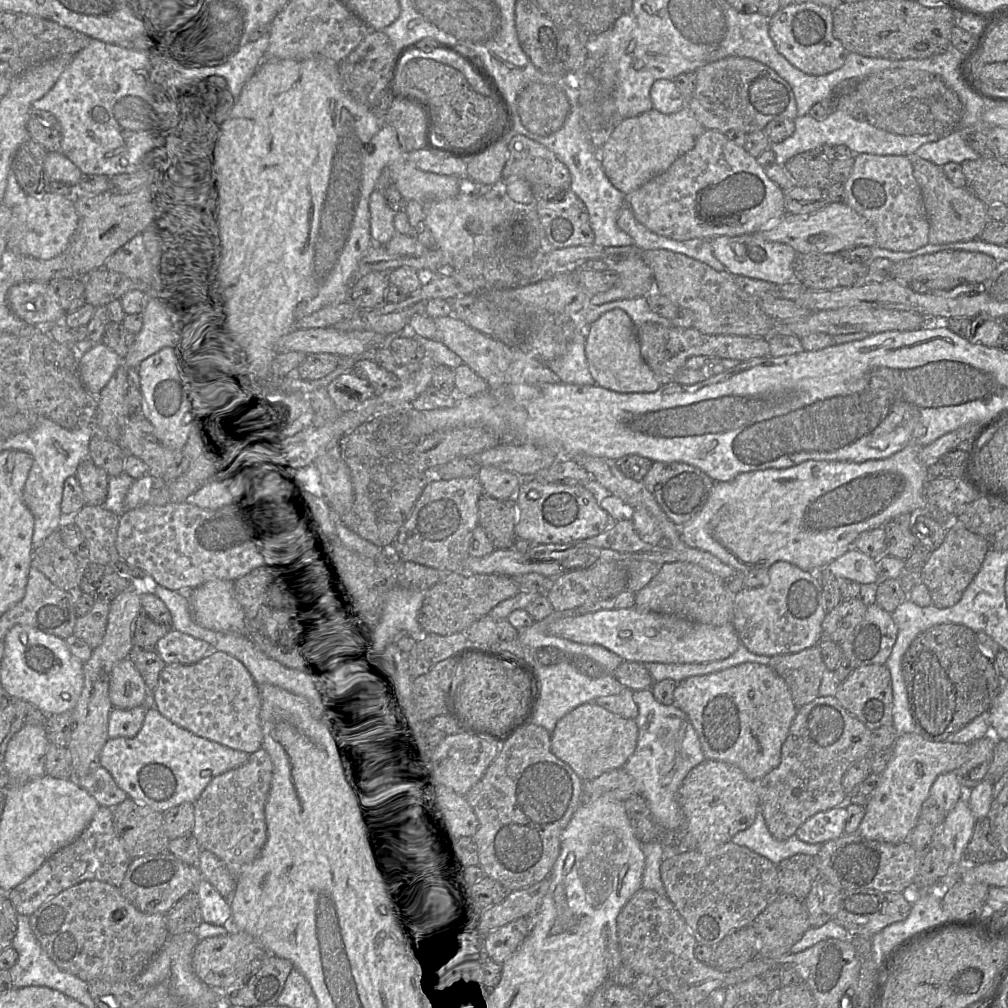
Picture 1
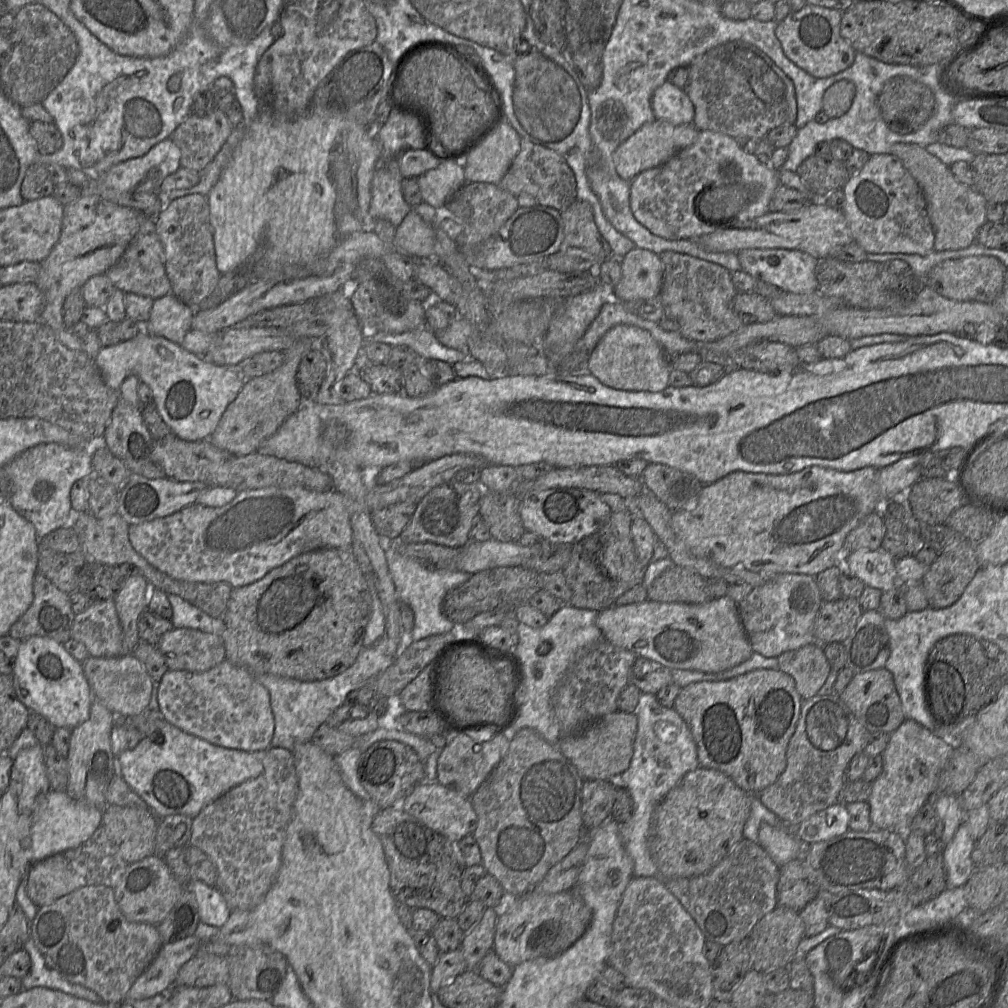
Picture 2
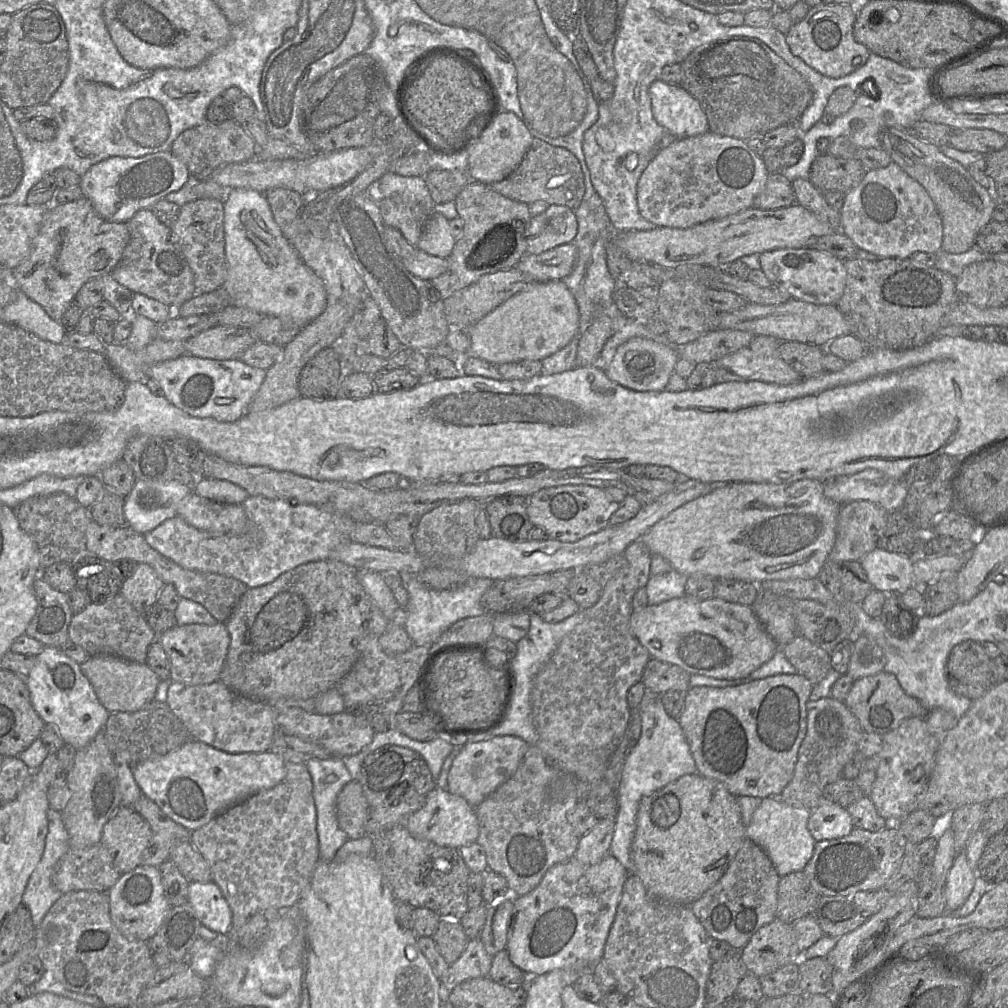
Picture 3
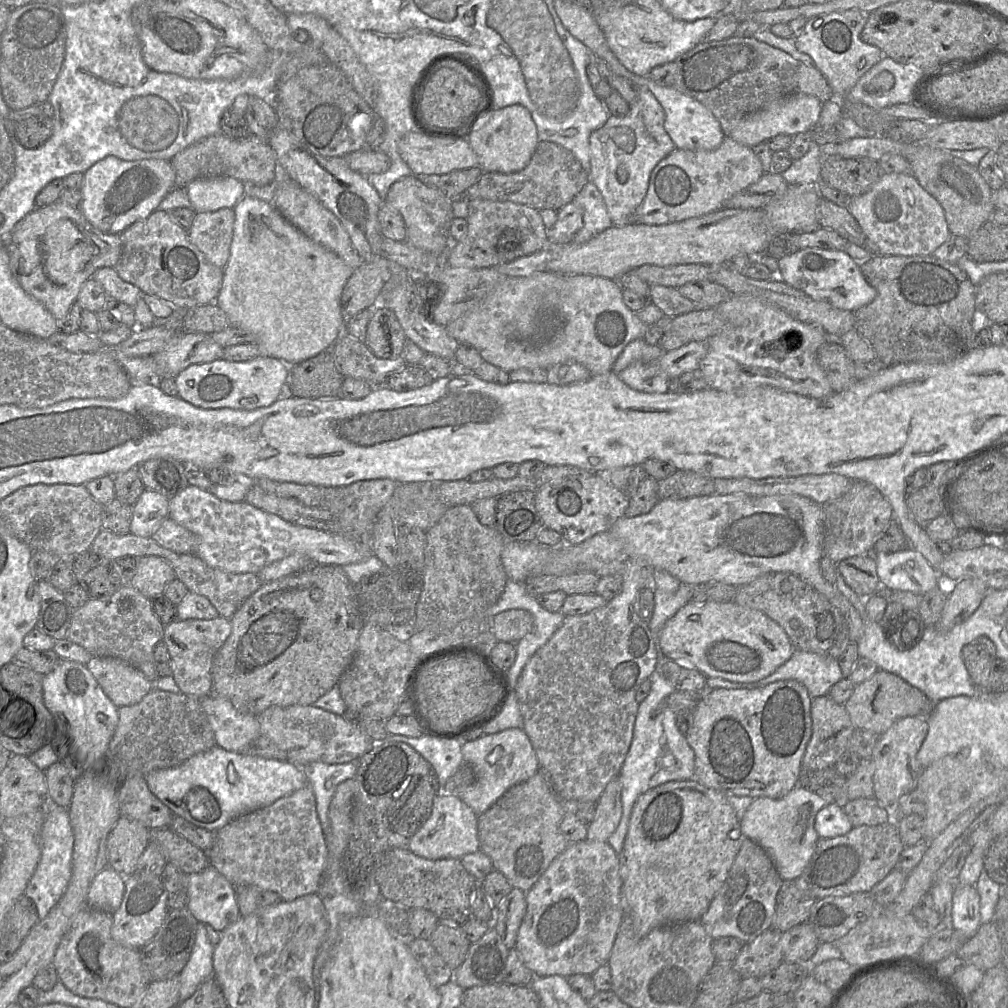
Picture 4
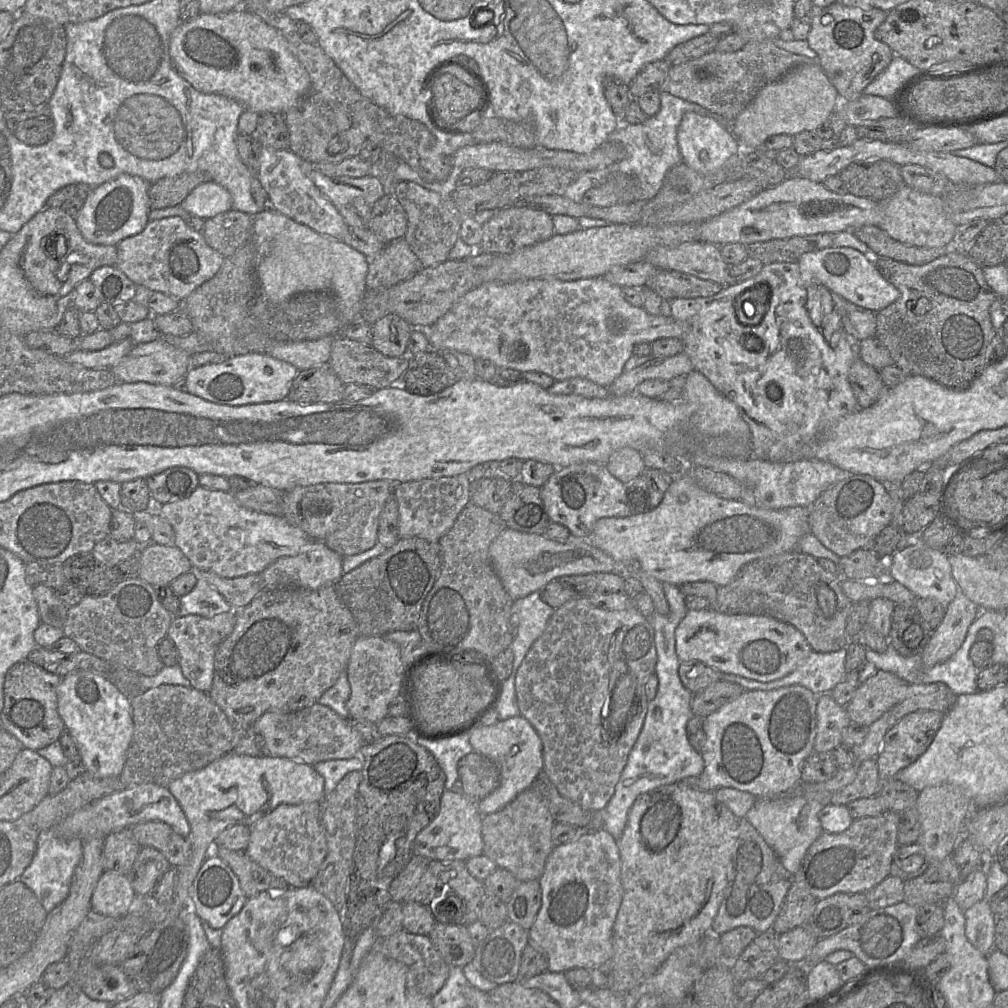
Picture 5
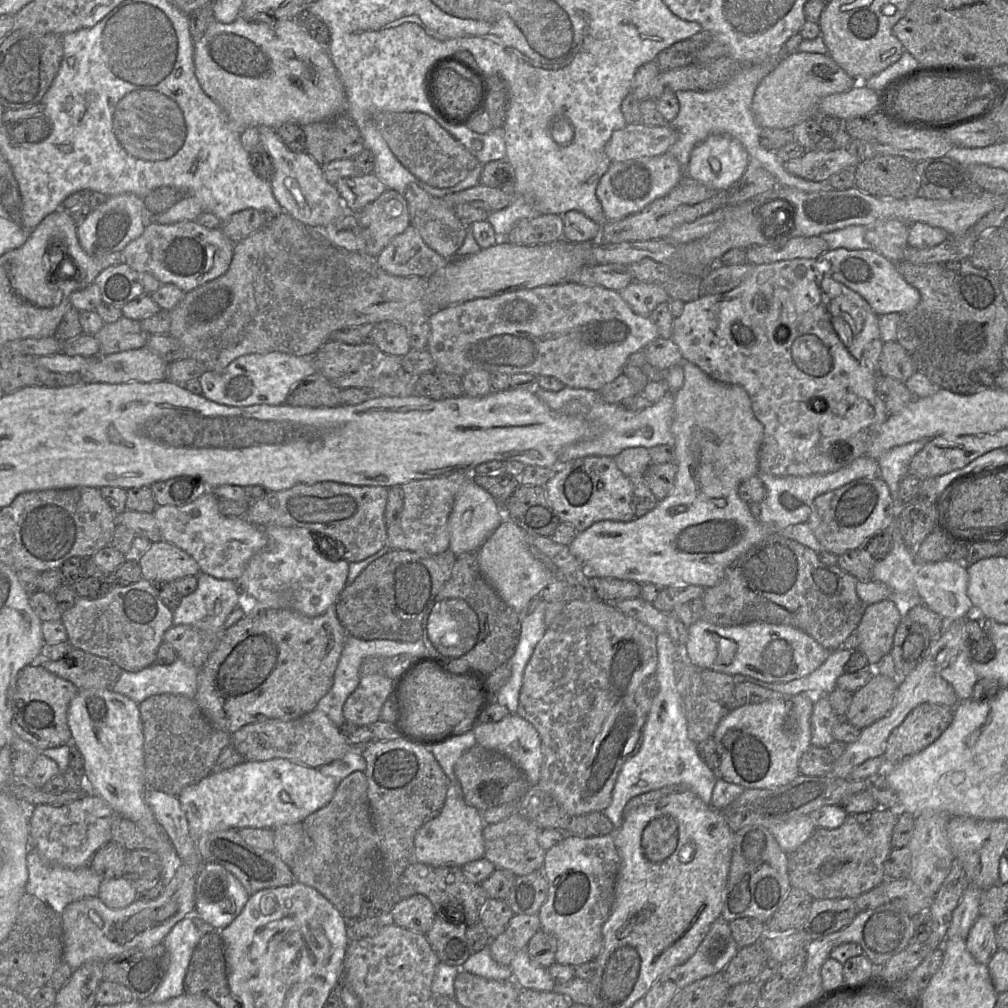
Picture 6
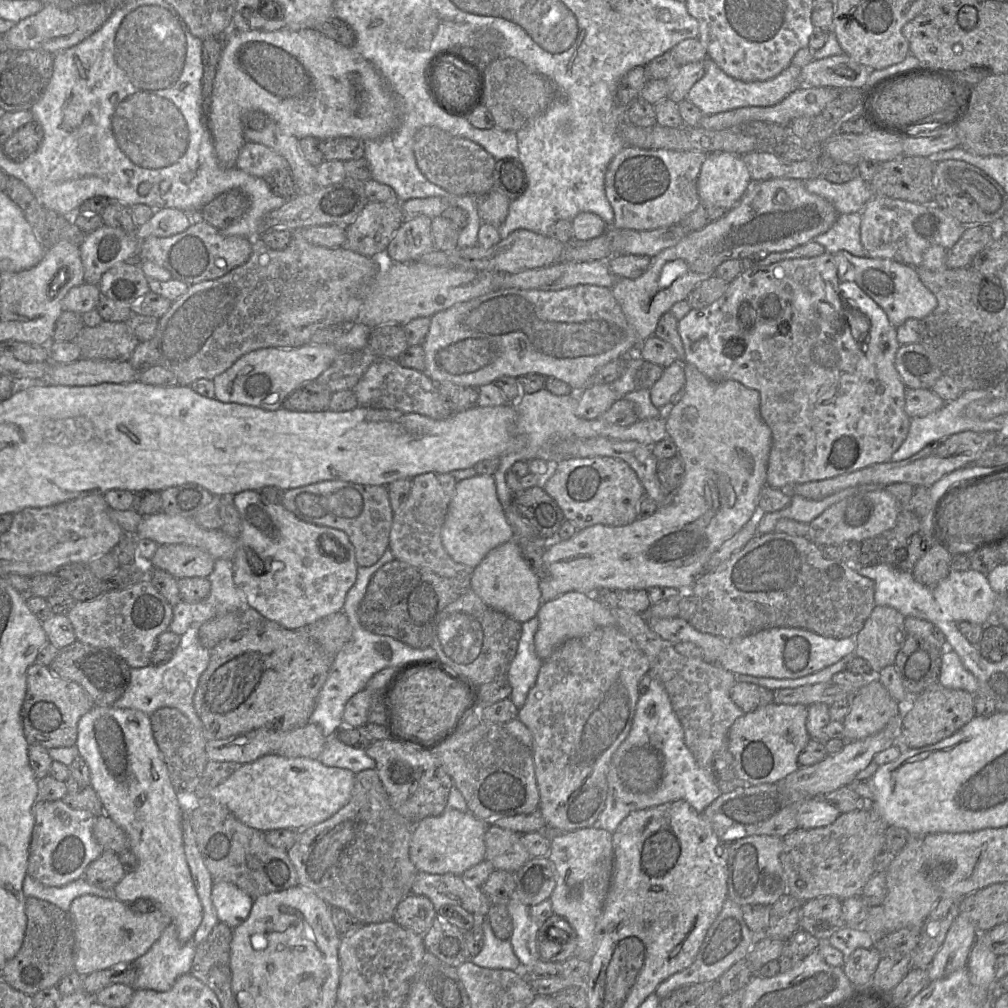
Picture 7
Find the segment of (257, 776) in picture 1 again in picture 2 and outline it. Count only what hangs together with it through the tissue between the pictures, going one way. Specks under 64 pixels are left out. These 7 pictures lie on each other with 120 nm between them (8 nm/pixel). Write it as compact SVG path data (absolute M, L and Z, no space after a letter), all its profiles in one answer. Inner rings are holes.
M270 746L263 759L263 772L258 777L231 788L193 818L189 845L202 850L216 866L216 888L225 898L231 911L252 910L262 902L271 888L281 865L285 832L292 819L297 793L298 777L292 752Z

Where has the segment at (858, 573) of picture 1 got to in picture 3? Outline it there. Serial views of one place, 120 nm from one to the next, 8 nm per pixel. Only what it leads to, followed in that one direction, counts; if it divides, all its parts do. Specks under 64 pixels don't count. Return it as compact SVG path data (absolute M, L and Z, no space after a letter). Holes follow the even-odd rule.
M878 546L860 560L874 589L897 594L902 594L915 585L913 562L912 557Z

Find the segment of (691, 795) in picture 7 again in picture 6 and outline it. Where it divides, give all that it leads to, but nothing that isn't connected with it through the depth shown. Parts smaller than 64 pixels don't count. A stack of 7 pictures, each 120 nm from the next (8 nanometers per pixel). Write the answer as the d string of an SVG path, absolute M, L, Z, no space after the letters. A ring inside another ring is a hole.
M668 633L657 634L658 665L655 675L659 684L657 695L652 698L643 732L643 740L638 751L622 766L609 807L602 811L611 821L615 830L623 822L626 804L634 797L670 786L685 786L702 801L721 810L740 796L745 788L718 777L700 758L696 743L688 736L687 719L683 699L677 689L675 662L684 655L684 649L677 646Z

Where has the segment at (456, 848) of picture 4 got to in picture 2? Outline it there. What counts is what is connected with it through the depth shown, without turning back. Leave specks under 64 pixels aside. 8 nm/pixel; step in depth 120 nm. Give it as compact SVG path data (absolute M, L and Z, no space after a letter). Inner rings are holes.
M438 782L417 784L399 804L406 813L417 818L430 829L447 837L452 842L458 842L465 836L473 834L478 824L477 814L470 797Z

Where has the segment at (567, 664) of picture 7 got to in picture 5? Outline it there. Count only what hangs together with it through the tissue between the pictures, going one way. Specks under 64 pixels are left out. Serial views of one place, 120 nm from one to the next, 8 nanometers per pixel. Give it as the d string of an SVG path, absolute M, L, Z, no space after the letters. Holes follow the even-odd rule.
M575 596L572 600L555 610L546 630L533 644L518 669L515 680L518 707L520 715L529 721L542 741L543 771L548 775L562 796L580 805L587 811L605 809L614 794L616 784L628 761L628 756L644 724L649 703L645 695L645 683L649 675L655 672L656 663L657 652L654 628L650 623L650 619L643 616L634 605L622 611L605 610L592 605L588 597Z

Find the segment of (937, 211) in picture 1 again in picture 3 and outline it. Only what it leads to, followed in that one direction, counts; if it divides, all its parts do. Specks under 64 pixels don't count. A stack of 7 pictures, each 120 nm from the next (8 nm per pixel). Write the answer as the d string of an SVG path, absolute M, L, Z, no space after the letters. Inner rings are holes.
M884 129L881 132L881 144L892 162L922 185L932 199L943 225L941 251L959 254L972 248L979 231L992 221L997 205L993 192L981 185L967 167L945 156L939 147L918 138L909 129Z

